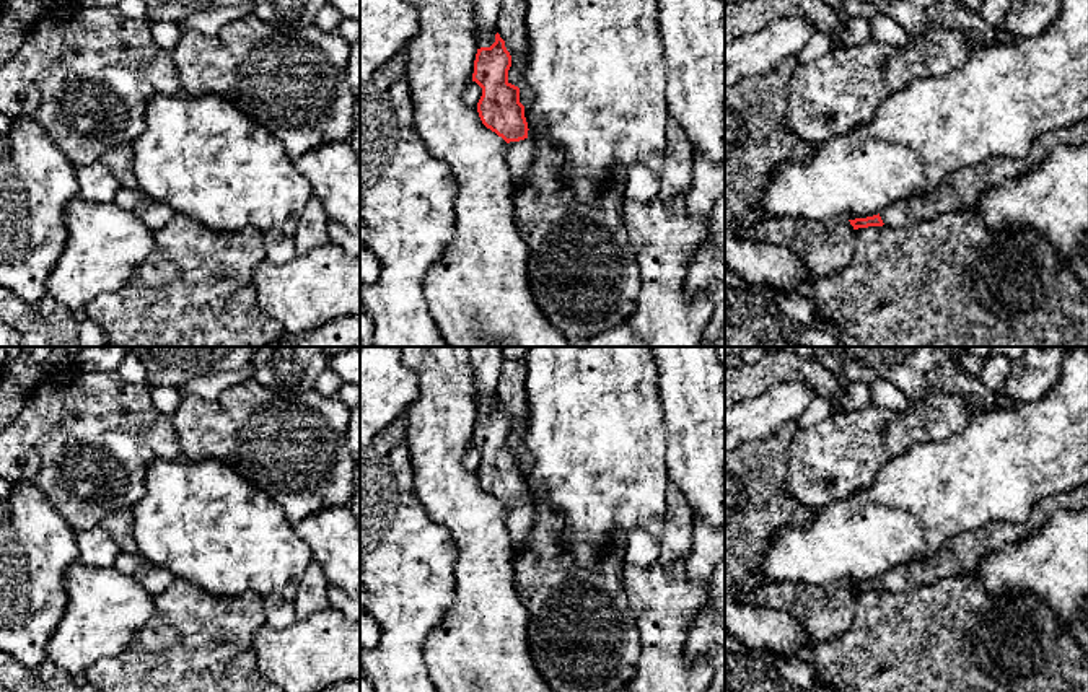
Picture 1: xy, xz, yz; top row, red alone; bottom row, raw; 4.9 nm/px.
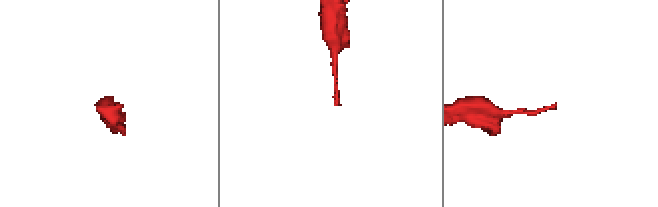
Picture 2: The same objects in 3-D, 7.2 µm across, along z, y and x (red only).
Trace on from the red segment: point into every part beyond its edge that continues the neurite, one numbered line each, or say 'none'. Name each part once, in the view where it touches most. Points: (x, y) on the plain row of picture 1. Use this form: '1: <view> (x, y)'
1: xz (520, 520)

